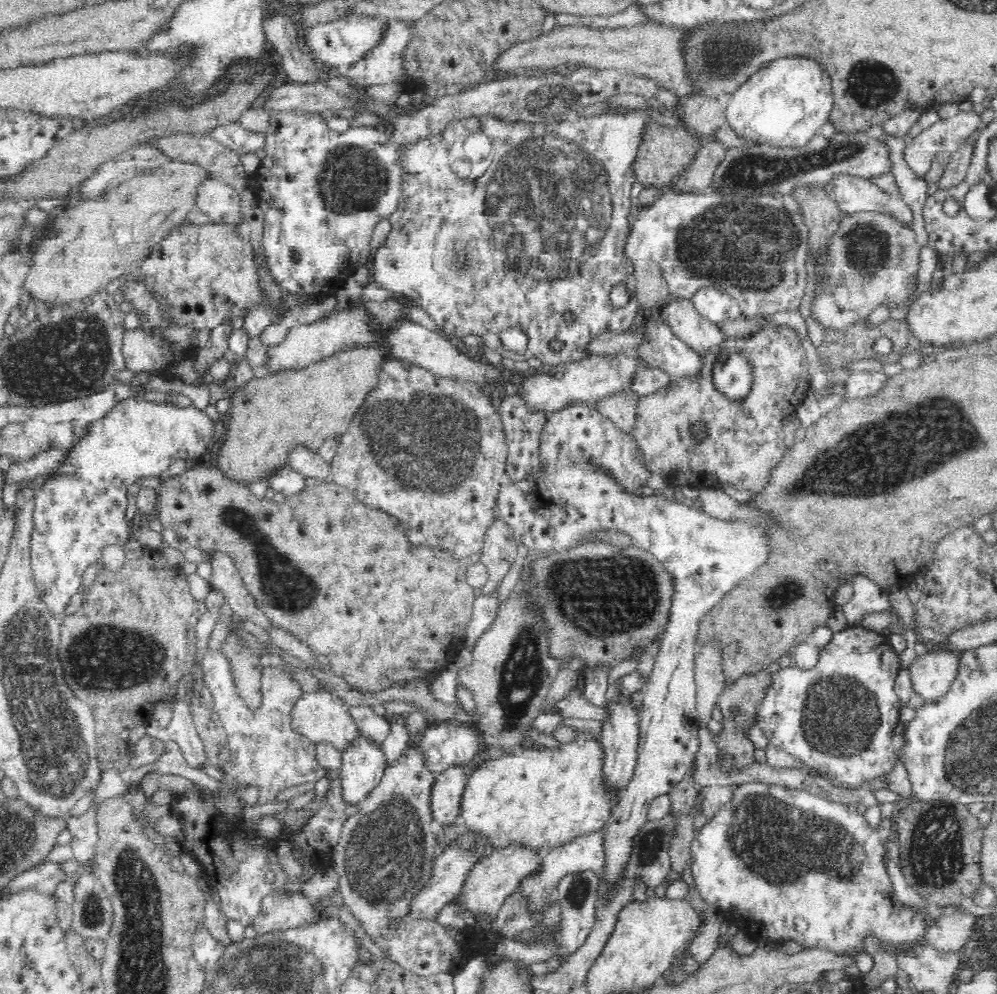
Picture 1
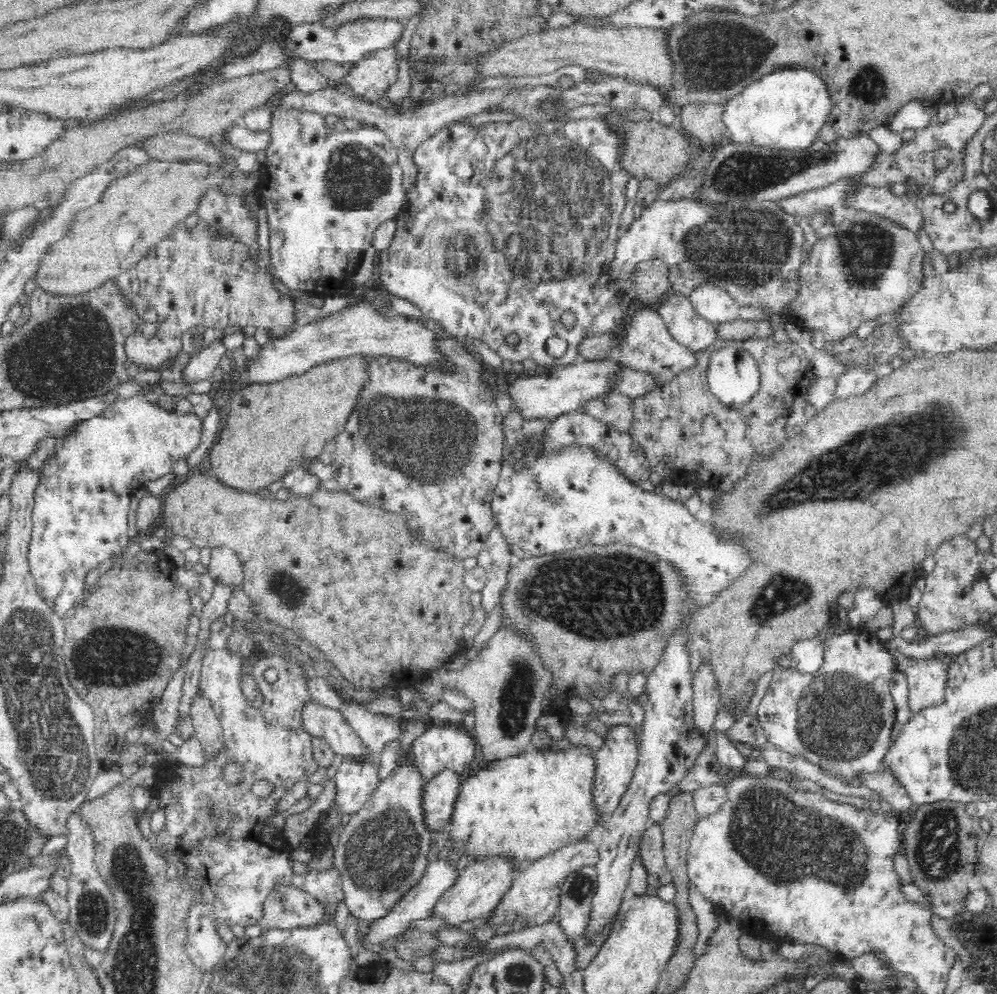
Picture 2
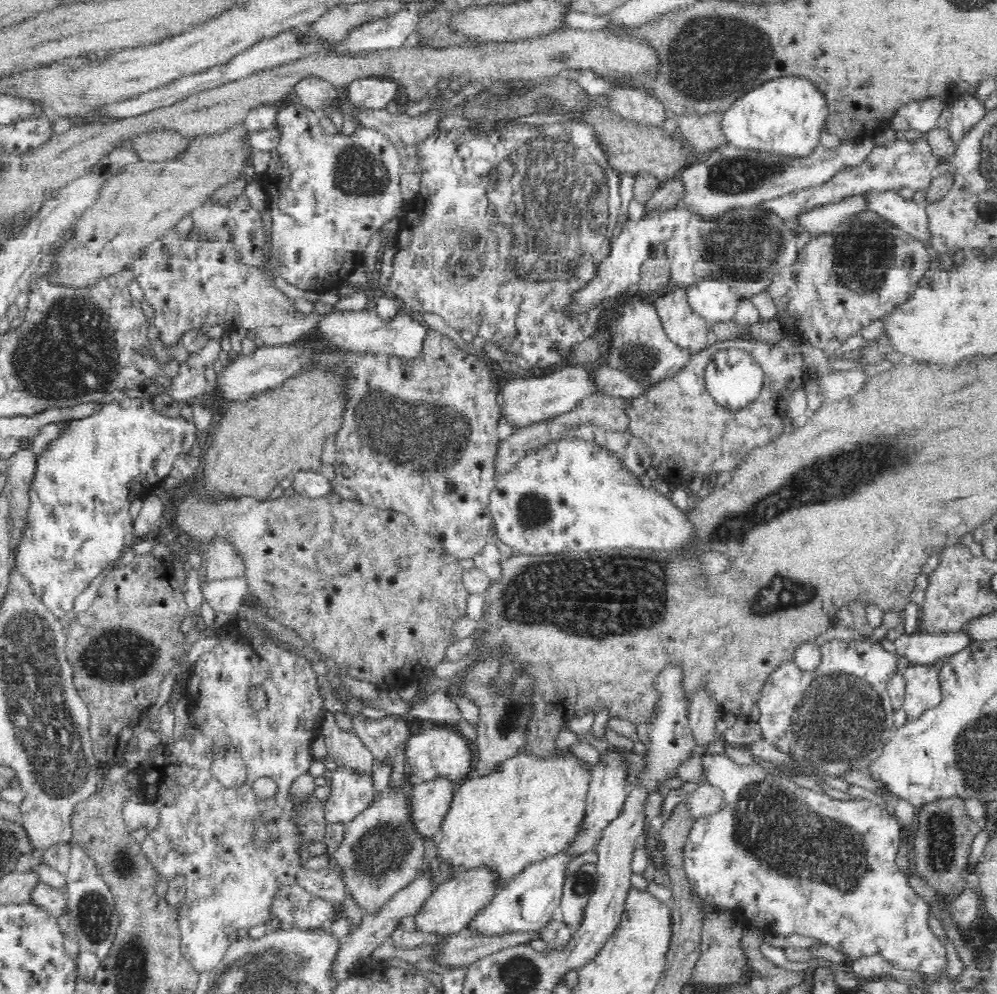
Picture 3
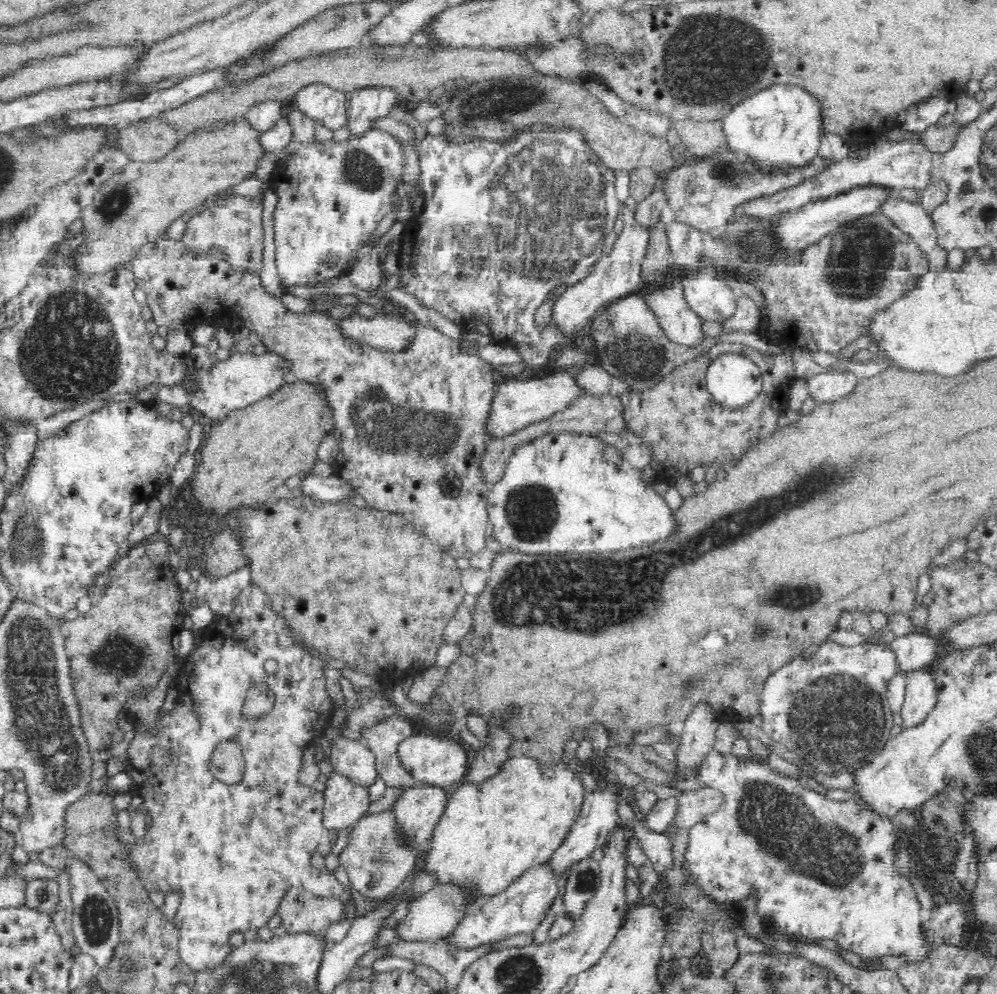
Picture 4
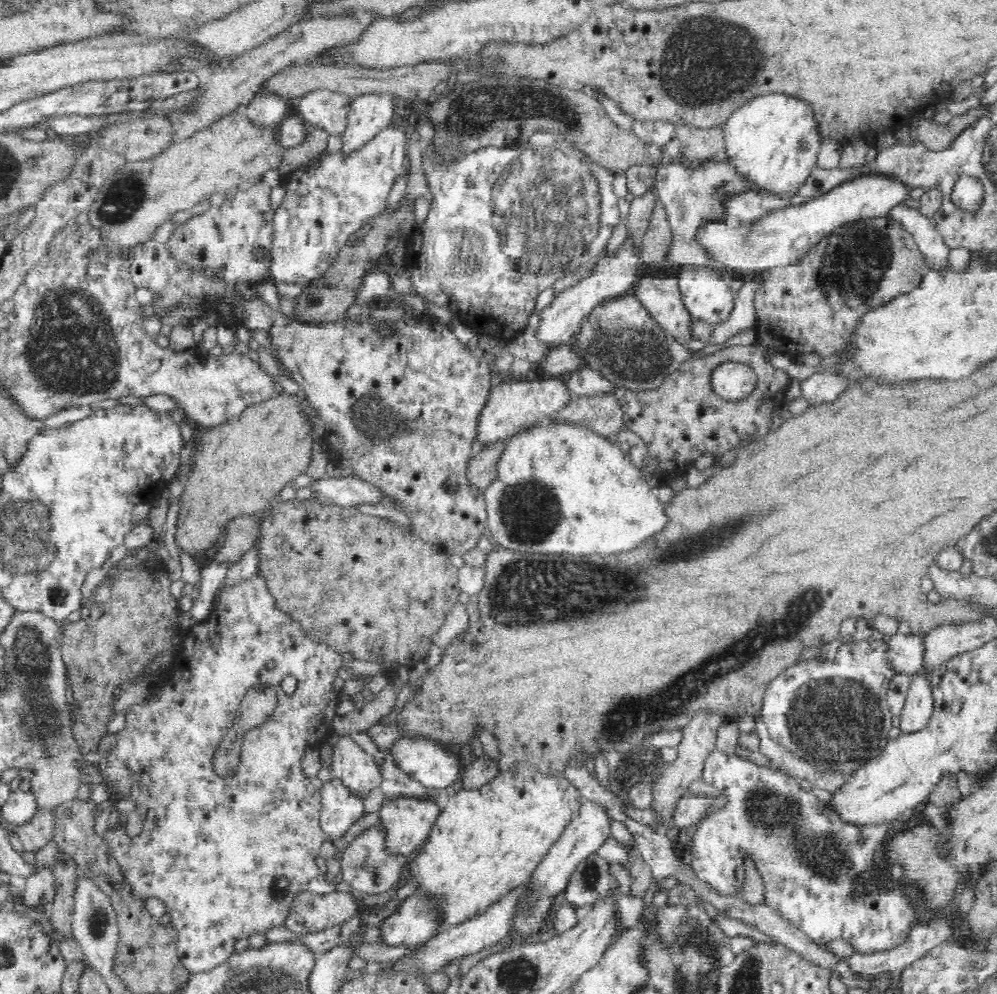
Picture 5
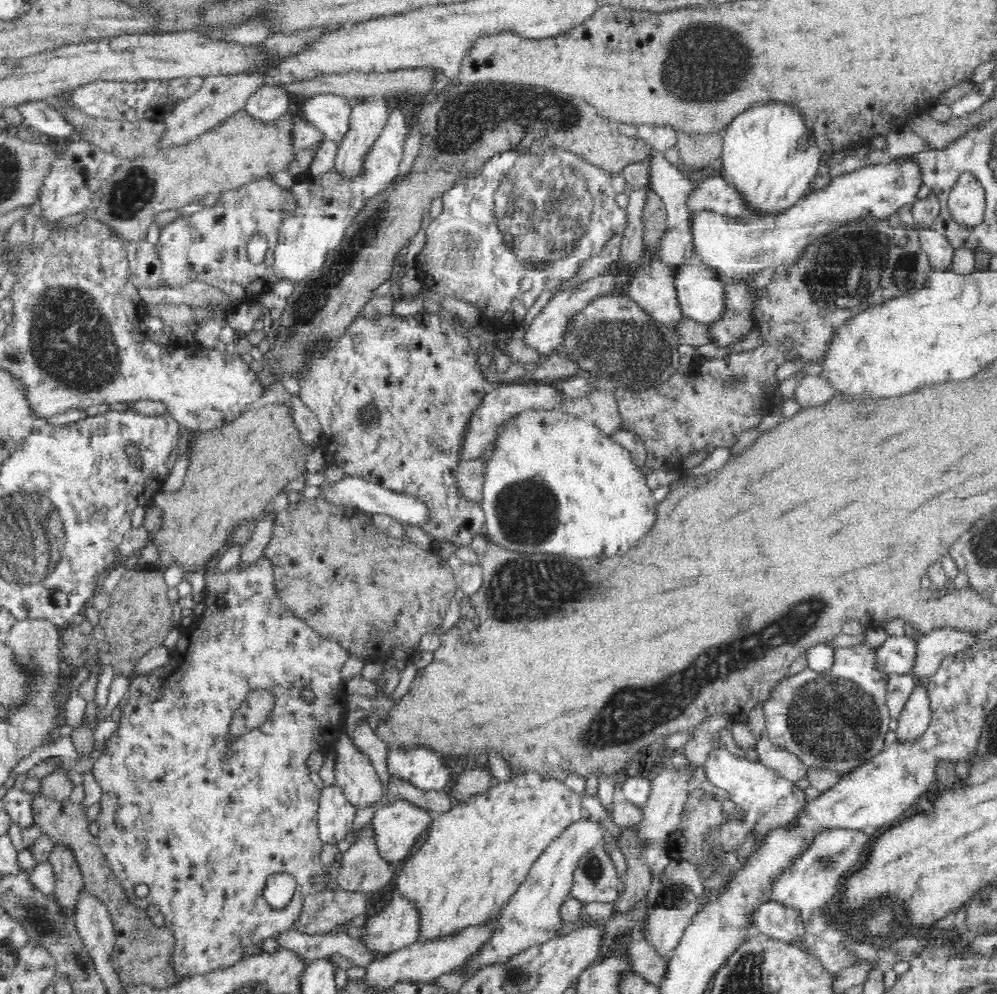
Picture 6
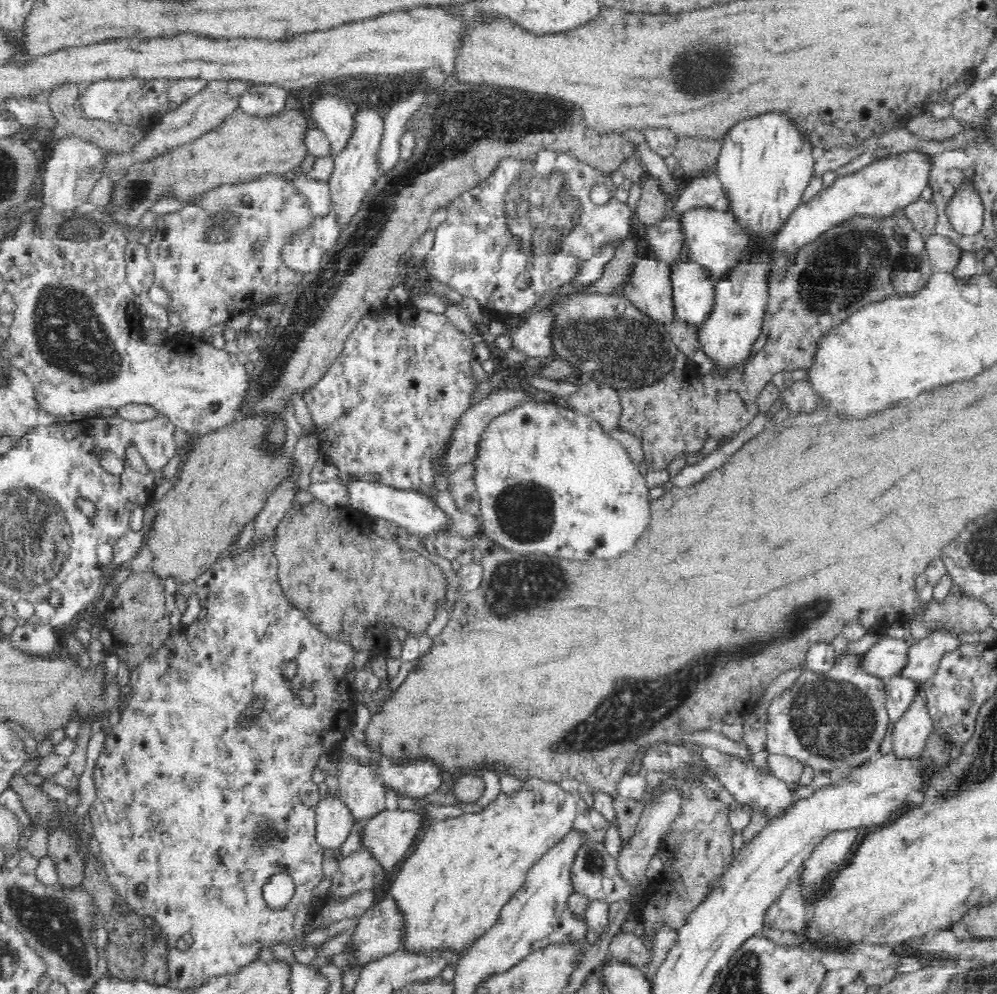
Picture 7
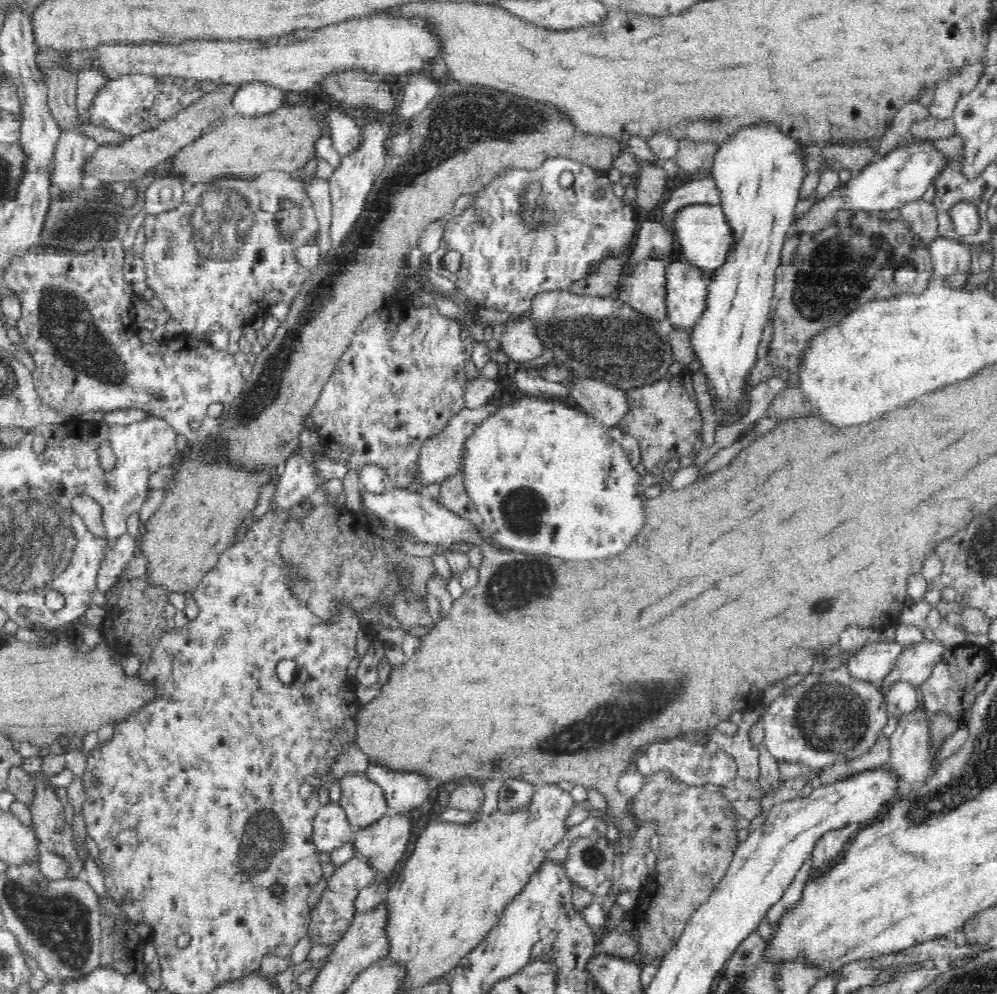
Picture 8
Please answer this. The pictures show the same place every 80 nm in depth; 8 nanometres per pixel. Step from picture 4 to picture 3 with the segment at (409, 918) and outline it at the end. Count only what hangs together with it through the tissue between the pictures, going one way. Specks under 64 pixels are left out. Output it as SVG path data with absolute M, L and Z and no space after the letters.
M478 865L470 870L461 870L440 885L434 894L430 894L426 906L420 910L420 914L414 916L416 930L444 936L456 934L465 929L474 920L474 916L492 902L492 898L502 887L503 882L501 882L501 875L497 868Z

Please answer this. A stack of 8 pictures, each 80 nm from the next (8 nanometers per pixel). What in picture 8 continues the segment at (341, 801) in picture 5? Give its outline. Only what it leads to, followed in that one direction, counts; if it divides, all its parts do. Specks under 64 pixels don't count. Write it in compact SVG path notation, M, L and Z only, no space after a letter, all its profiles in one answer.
M326 802L318 810L313 823L313 839L320 852L331 853L352 842L355 828L350 824L344 808L336 802Z

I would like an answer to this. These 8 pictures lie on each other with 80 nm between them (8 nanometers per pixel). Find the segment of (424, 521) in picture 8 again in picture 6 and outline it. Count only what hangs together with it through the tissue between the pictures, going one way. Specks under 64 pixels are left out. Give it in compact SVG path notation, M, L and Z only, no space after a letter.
M345 475L342 480L332 482L332 484L323 485L320 488L322 498L330 503L346 505L347 507L357 509L360 512L369 514L386 514L410 526L419 526L427 519L426 507L413 496L396 494L378 483L368 482L367 480Z

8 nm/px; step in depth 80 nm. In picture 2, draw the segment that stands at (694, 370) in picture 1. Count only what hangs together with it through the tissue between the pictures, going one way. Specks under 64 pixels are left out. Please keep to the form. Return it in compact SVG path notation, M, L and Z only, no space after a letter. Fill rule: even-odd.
M635 308L632 314L632 318L630 318L632 319L632 324L630 324L628 336L626 336L626 340L628 340L626 352L622 352L622 360L626 360L628 366L636 368L638 366L636 358L646 360L636 370L654 373L661 384L672 380L672 378L680 374L685 375L690 368L696 366L696 353L680 344L680 342L671 336L671 333L665 326L664 320L658 316L658 311L652 312L652 310L637 310ZM646 364L650 364L650 366L646 368Z

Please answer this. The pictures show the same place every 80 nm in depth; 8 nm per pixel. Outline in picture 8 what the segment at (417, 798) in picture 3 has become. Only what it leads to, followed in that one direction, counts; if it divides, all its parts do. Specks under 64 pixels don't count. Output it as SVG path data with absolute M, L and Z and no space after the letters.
M413 813L384 814L367 827L355 831L352 843L356 854L366 858L381 877L391 873L396 864L404 858L412 836L412 817Z

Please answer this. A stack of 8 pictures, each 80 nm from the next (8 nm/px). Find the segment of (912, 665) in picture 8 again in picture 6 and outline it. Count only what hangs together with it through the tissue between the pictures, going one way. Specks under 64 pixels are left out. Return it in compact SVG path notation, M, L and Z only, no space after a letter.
M938 627L928 634L921 635L916 644L918 647L916 666L914 666L911 674L914 678L927 679L938 670L946 656L952 656L954 653L976 646L979 642L978 636L976 636L977 631Z

